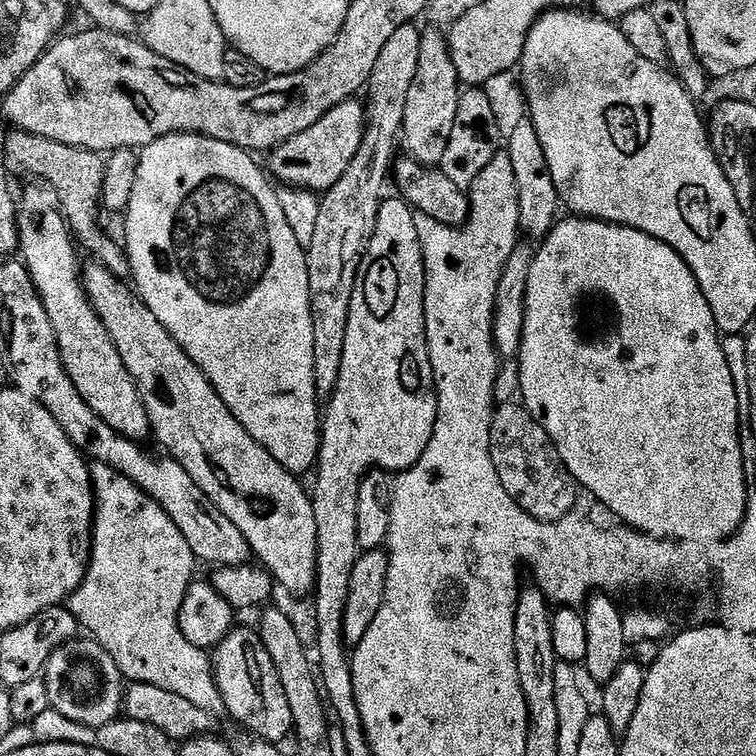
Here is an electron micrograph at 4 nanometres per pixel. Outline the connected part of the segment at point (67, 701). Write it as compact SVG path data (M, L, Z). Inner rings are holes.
M77 638L54 650L43 670L42 679L46 694L50 694L51 711L76 724L85 724L89 730L106 726L121 715L126 681L118 670L118 662L110 658L97 640Z

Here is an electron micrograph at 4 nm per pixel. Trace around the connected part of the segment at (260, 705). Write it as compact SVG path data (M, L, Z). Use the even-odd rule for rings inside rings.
M233 627L228 637L216 645L211 662L224 699L224 711L236 719L233 721L239 727L273 742L284 742L280 740L293 735L290 702L286 700L286 690L282 690L282 678L278 678L274 660L266 654L266 646L255 627Z

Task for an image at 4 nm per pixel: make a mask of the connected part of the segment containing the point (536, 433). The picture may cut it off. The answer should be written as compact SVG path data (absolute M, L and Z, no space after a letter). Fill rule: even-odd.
M536 420L530 422L530 442L506 442L506 446L500 446L500 452L498 448L490 450L494 450L492 461L494 466L498 466L496 473L506 494L514 498L523 512L544 524L557 524L566 518L566 514L570 514L570 510L574 510L576 500L582 495L581 489L562 462L552 439L546 434L546 430L542 430L542 426L538 426ZM522 448L524 452L520 452Z

